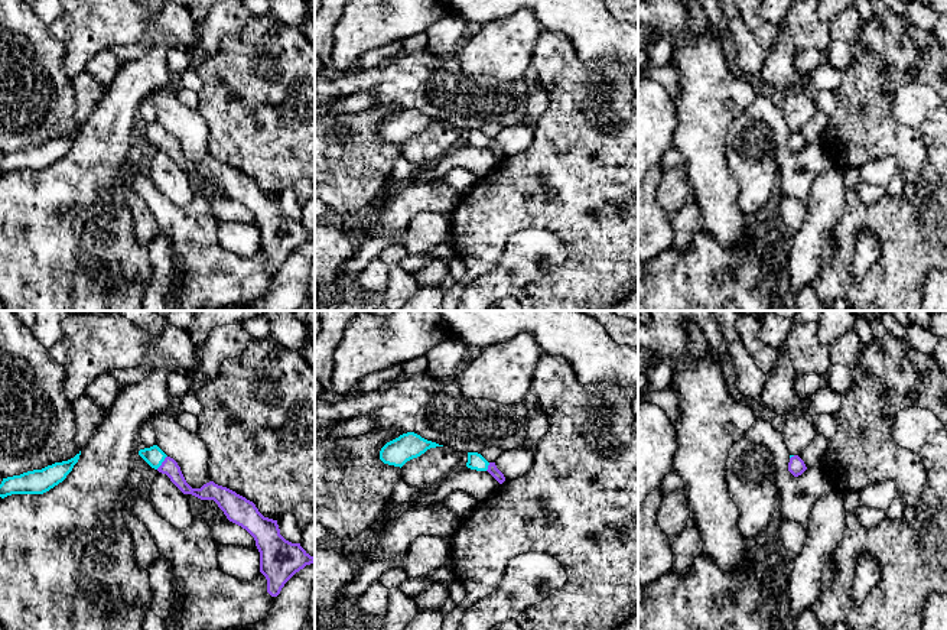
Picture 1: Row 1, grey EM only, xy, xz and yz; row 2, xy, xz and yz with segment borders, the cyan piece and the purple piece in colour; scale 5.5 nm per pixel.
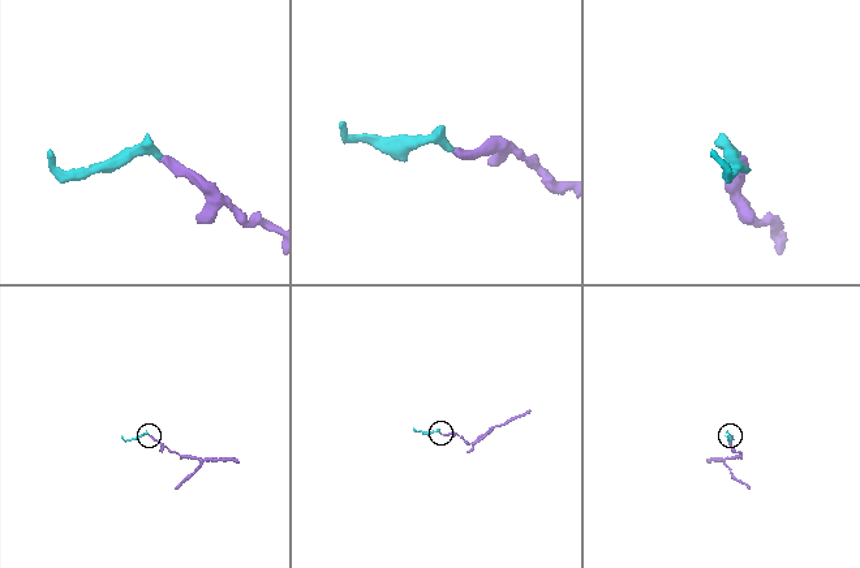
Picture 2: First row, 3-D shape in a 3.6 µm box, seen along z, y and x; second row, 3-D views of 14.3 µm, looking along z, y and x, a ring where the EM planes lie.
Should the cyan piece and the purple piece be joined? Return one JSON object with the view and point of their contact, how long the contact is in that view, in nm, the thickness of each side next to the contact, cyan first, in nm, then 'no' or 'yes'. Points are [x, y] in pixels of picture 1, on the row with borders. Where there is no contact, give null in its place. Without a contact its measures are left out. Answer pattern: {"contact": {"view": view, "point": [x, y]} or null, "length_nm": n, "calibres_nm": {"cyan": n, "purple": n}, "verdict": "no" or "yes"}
{"contact": {"view": "xy", "point": [162, 461]}, "length_nm": 100, "calibres_nm": {"cyan": 110, "purple": 90}, "verdict": "yes"}

